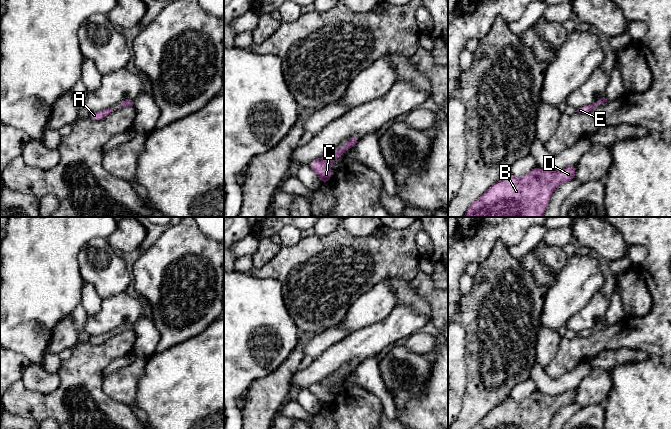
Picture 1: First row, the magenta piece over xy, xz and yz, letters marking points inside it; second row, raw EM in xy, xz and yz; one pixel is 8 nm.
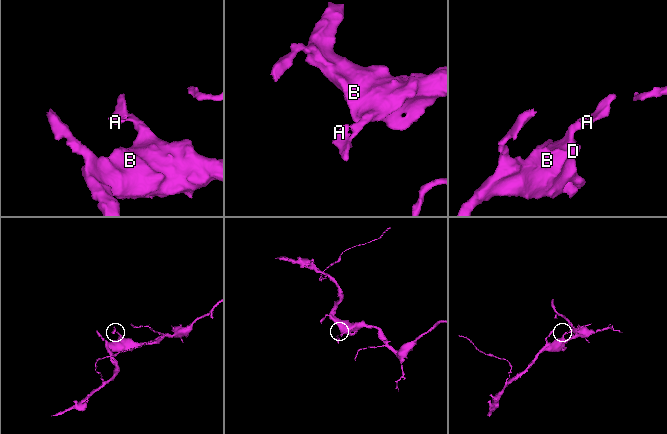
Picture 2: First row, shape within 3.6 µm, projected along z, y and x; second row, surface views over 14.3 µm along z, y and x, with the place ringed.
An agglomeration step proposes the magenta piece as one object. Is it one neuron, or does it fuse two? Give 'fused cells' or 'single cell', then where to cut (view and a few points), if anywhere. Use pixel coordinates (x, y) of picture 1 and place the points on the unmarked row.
single cell | no cut

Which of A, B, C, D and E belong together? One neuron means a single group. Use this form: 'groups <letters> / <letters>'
groups A B C D E

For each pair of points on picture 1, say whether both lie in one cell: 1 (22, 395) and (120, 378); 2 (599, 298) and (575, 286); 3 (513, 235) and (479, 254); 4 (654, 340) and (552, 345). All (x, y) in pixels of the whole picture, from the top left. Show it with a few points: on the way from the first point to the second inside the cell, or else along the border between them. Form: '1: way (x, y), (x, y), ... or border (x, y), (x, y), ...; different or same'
1: border (102, 377), (103, 391), (116, 401); different
2: border (598, 291), (578, 312); different
3: way (504, 235), (495, 235), (485, 245); same
4: border (562, 337), (559, 343), (559, 350), (547, 365); different

